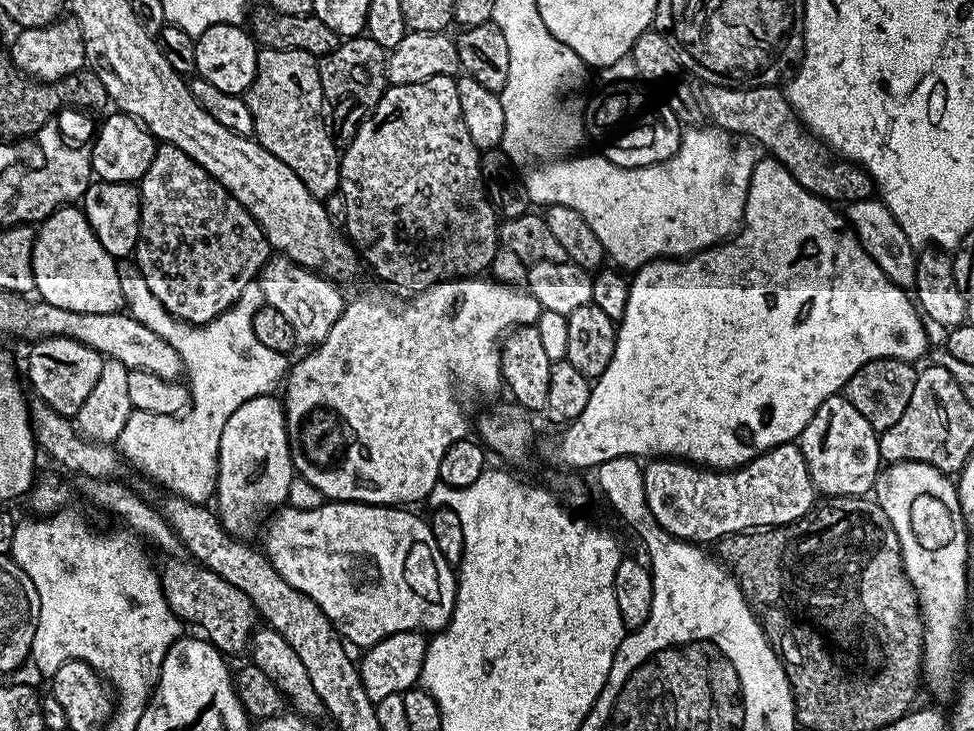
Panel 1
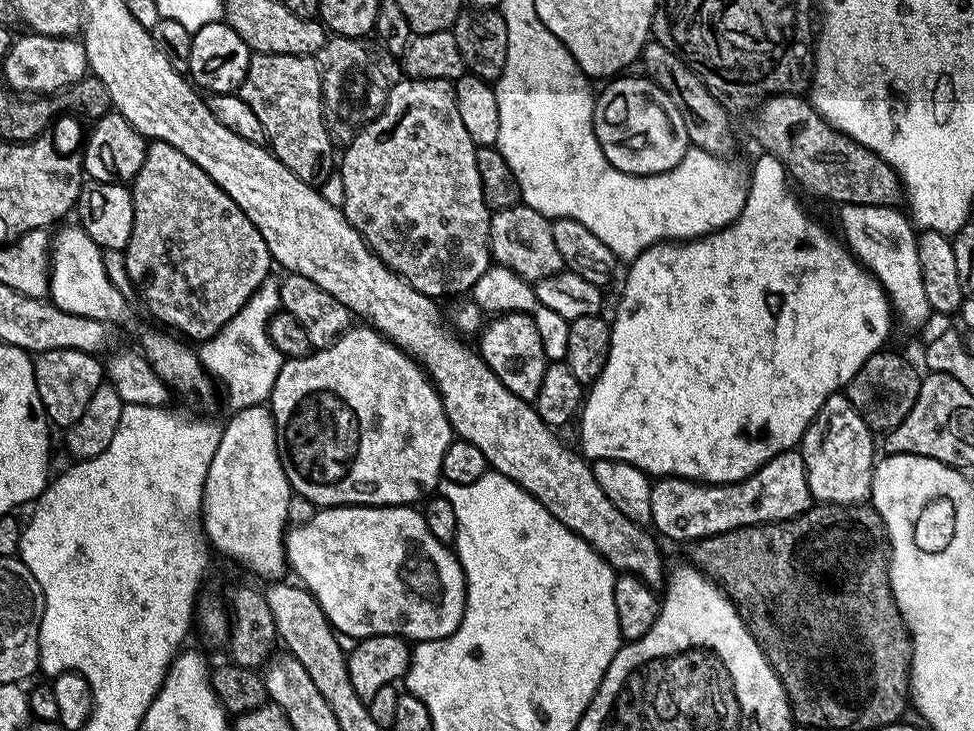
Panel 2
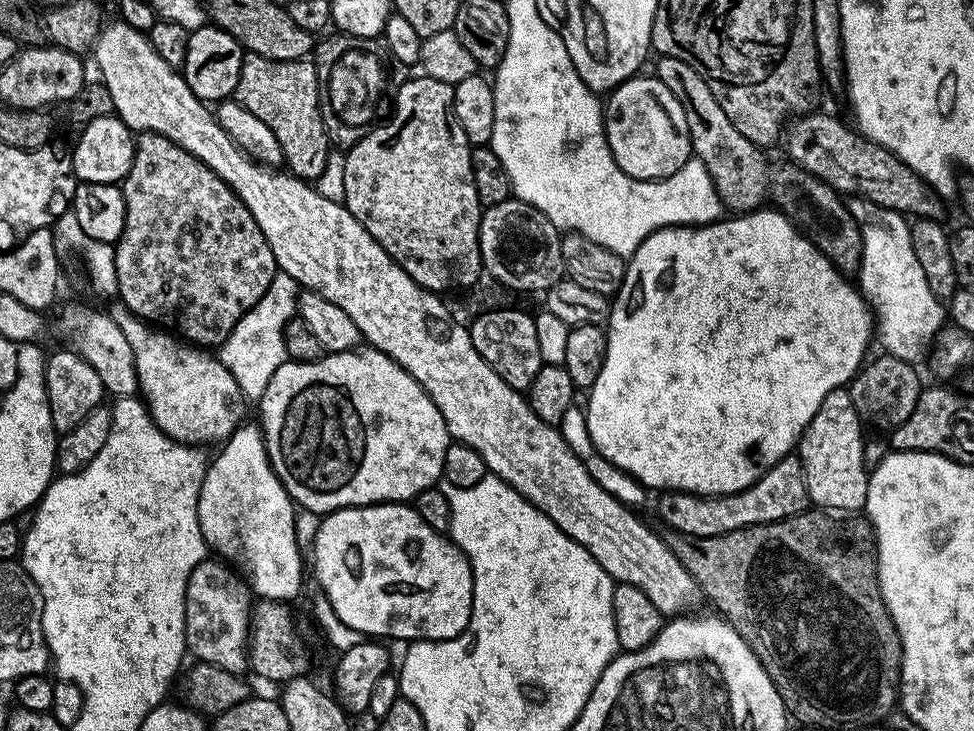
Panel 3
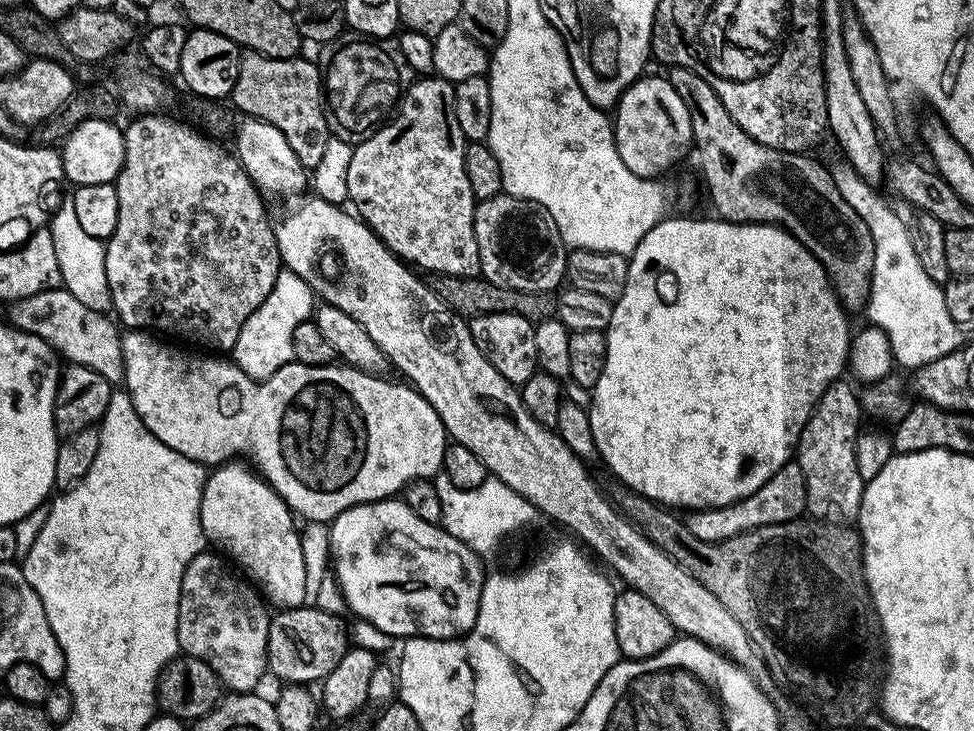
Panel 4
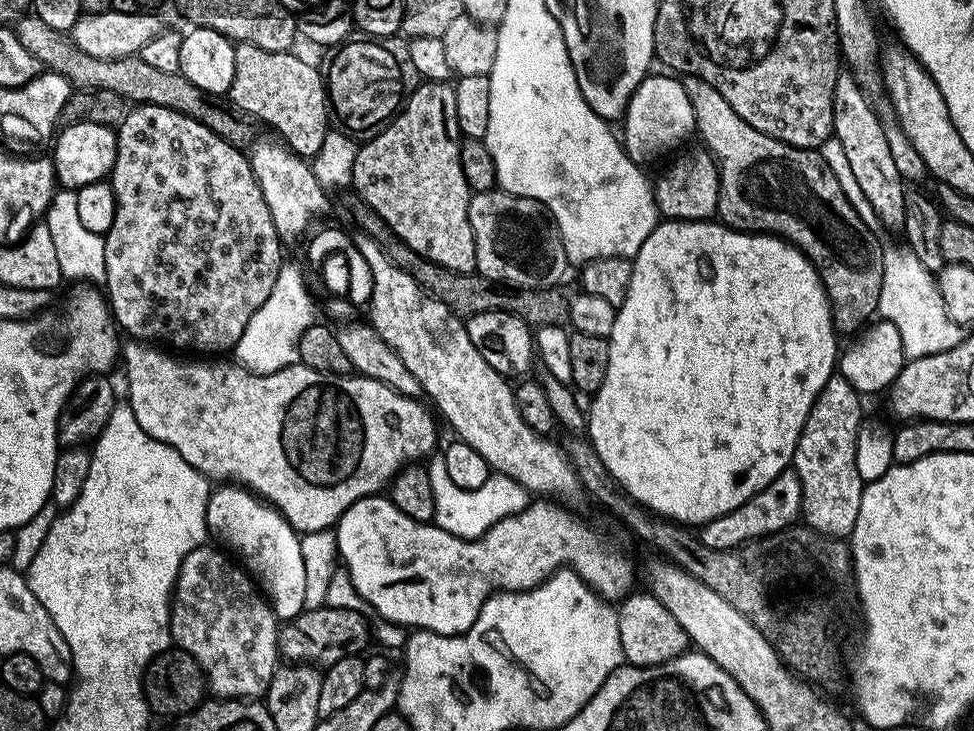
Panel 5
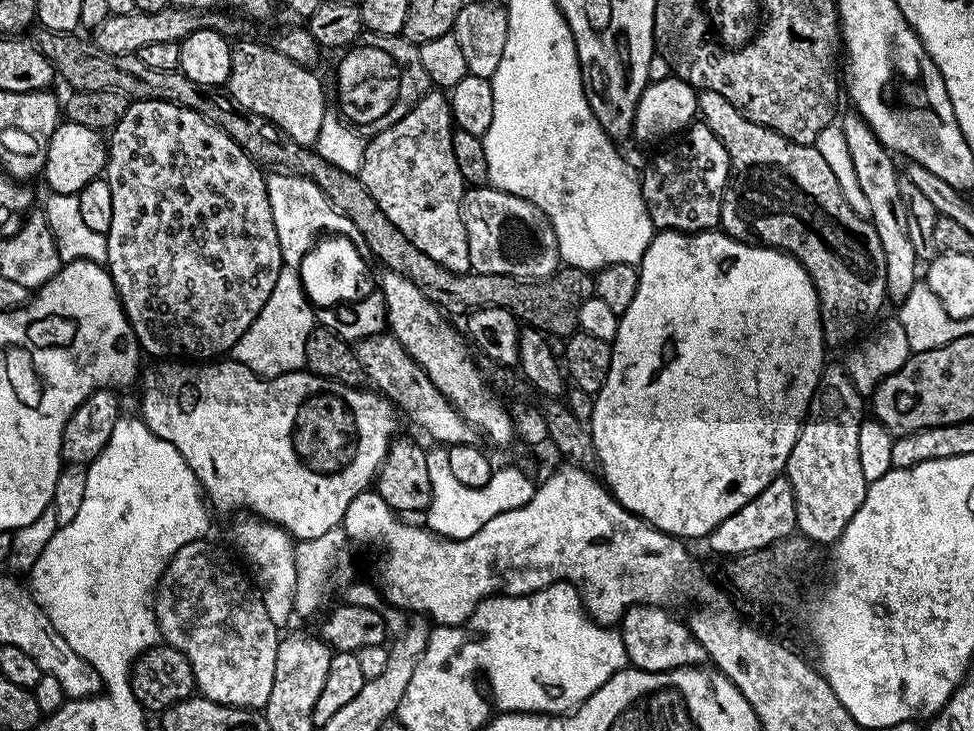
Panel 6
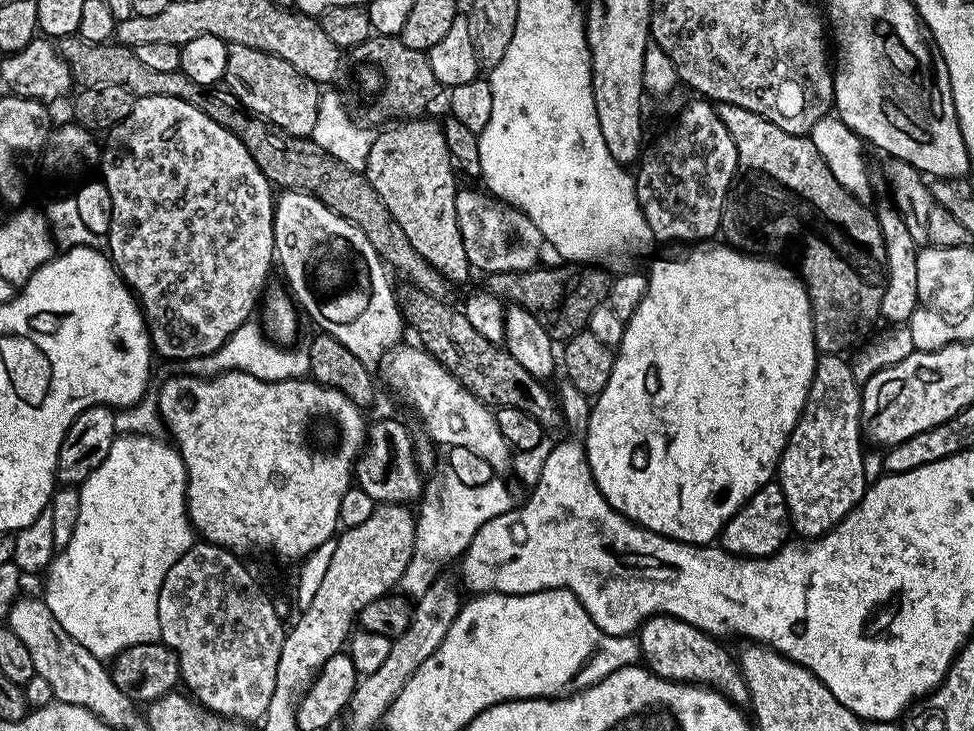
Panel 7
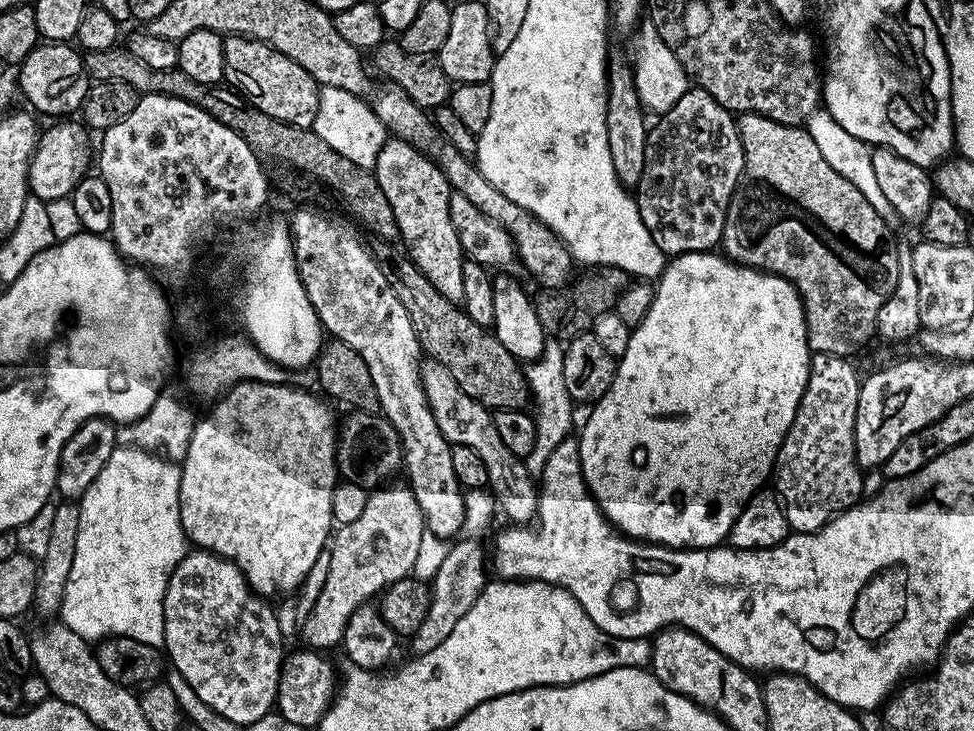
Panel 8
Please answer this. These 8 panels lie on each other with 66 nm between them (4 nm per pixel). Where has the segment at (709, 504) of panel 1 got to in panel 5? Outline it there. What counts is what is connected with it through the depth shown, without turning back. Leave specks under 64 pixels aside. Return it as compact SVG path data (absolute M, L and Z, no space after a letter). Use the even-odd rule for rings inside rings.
M786 470L774 478L754 498L742 502L738 510L730 510L730 514L722 514L722 518L714 518L699 529L700 540L710 546L710 550L730 550L742 546L751 540L769 536L775 532L783 532L791 528L801 519L802 482L795 470Z

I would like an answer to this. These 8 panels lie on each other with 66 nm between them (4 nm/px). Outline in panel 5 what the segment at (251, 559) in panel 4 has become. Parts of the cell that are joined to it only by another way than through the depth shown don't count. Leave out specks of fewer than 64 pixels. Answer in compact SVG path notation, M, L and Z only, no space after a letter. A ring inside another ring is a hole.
M220 486L208 498L206 522L213 541L219 542L258 585L277 621L295 620L306 608L306 566L302 566L300 536L287 518L243 486Z

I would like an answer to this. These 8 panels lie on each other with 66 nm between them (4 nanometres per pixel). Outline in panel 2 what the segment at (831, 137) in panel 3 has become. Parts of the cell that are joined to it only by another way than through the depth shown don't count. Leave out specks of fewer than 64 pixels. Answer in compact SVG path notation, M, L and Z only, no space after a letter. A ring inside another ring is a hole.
M777 94L761 104L764 105L748 124L753 138L767 155L778 158L789 177L806 191L824 200L833 200L836 206L861 204L886 208L901 199L902 185L896 171L869 148L826 123L803 95Z

